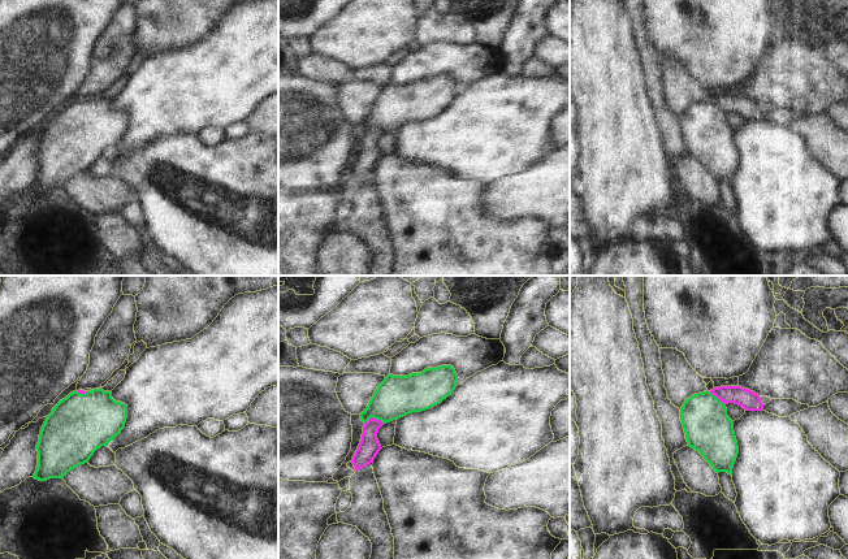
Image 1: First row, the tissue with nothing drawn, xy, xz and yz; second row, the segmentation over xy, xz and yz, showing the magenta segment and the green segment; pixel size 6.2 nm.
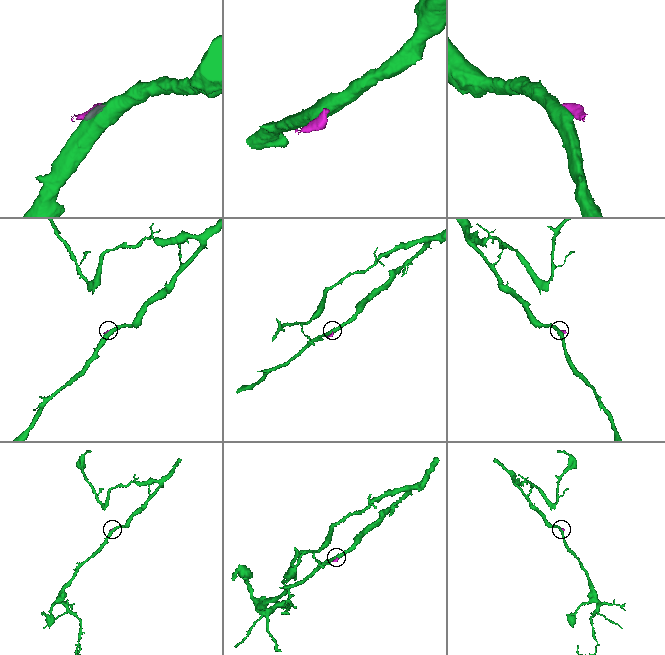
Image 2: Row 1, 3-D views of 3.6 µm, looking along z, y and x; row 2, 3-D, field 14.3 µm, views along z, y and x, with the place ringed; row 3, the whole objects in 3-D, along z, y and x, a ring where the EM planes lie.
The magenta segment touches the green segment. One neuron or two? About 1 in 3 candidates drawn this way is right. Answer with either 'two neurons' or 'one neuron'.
two neurons

